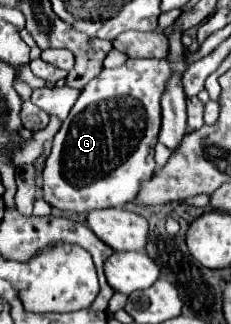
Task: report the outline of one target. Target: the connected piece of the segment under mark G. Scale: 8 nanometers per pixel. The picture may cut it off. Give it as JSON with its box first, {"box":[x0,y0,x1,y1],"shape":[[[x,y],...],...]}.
{"box":[43,58,169,214],"shape":[[[129,58],[119,68],[103,68],[77,98],[63,128],[55,134],[43,170],[43,200],[73,214],[133,202],[137,186],[155,170],[153,148],[161,128],[161,94],[169,80],[167,58]]]}

